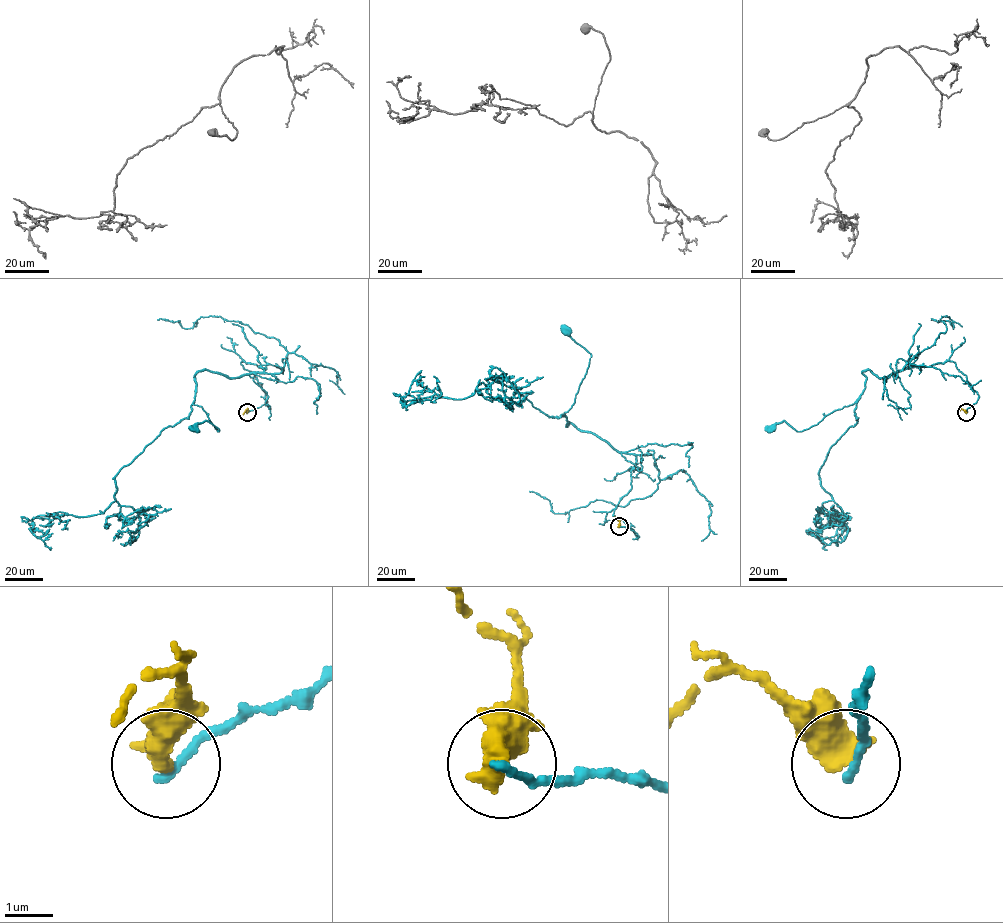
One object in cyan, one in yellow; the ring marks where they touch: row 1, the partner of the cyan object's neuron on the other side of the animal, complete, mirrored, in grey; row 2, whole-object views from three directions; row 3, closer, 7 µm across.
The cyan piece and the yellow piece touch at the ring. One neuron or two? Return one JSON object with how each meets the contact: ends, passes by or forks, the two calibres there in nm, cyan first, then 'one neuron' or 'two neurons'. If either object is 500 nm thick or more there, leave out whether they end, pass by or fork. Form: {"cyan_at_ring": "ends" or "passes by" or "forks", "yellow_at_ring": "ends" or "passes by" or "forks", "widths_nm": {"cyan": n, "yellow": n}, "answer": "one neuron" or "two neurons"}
{"widths_nm": {"cyan": 180, "yellow": 600}, "answer": "two neurons"}

